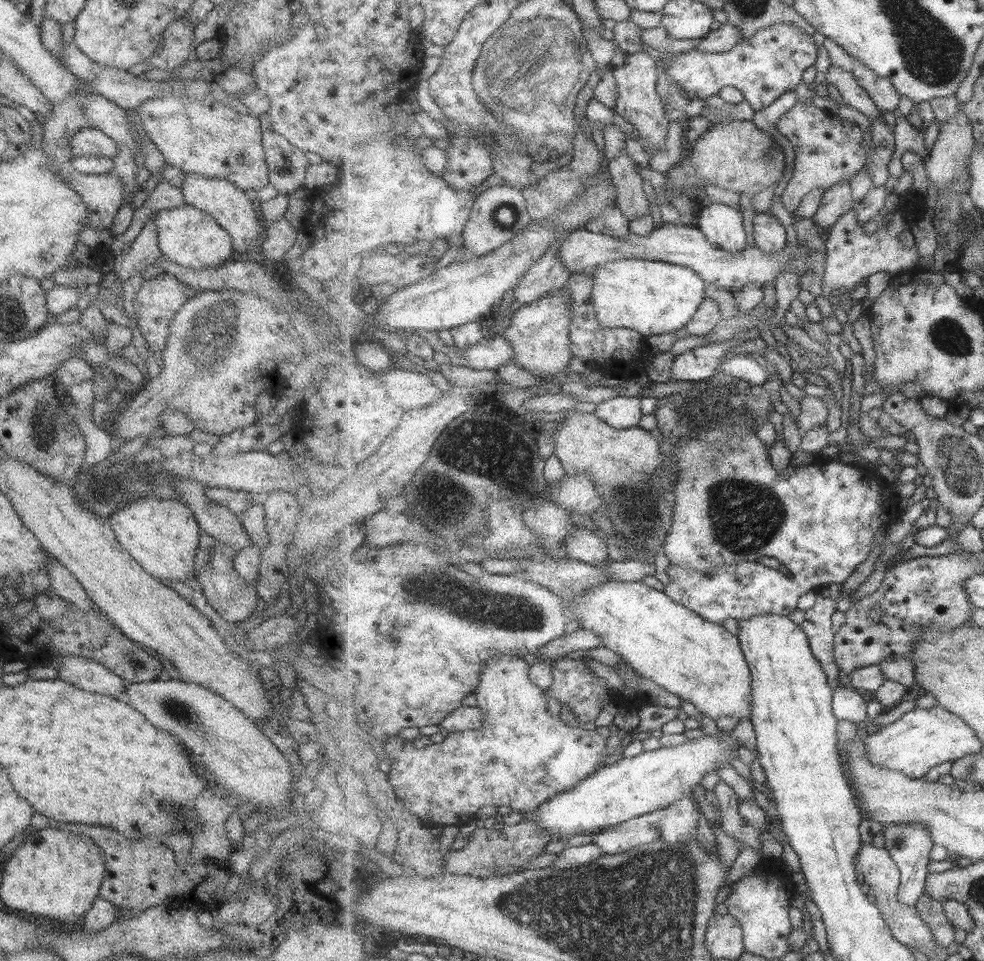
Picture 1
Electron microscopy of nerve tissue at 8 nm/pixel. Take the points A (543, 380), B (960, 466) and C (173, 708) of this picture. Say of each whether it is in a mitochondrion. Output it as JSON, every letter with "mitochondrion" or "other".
{"A":"other","B":"mitochondrion","C":"mitochondrion"}

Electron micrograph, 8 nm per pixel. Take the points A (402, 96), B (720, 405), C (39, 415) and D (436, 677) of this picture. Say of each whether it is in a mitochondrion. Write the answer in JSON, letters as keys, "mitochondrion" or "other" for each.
{"A":"other","B":"mitochondrion","C":"mitochondrion","D":"other"}

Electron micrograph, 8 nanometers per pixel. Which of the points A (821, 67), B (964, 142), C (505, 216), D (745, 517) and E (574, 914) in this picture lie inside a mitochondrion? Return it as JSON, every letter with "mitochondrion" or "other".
{"A":"other","B":"other","C":"mitochondrion","D":"mitochondrion","E":"mitochondrion"}

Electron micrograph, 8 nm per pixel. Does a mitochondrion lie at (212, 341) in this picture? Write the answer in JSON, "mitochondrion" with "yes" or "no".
{"mitochondrion":"yes"}

